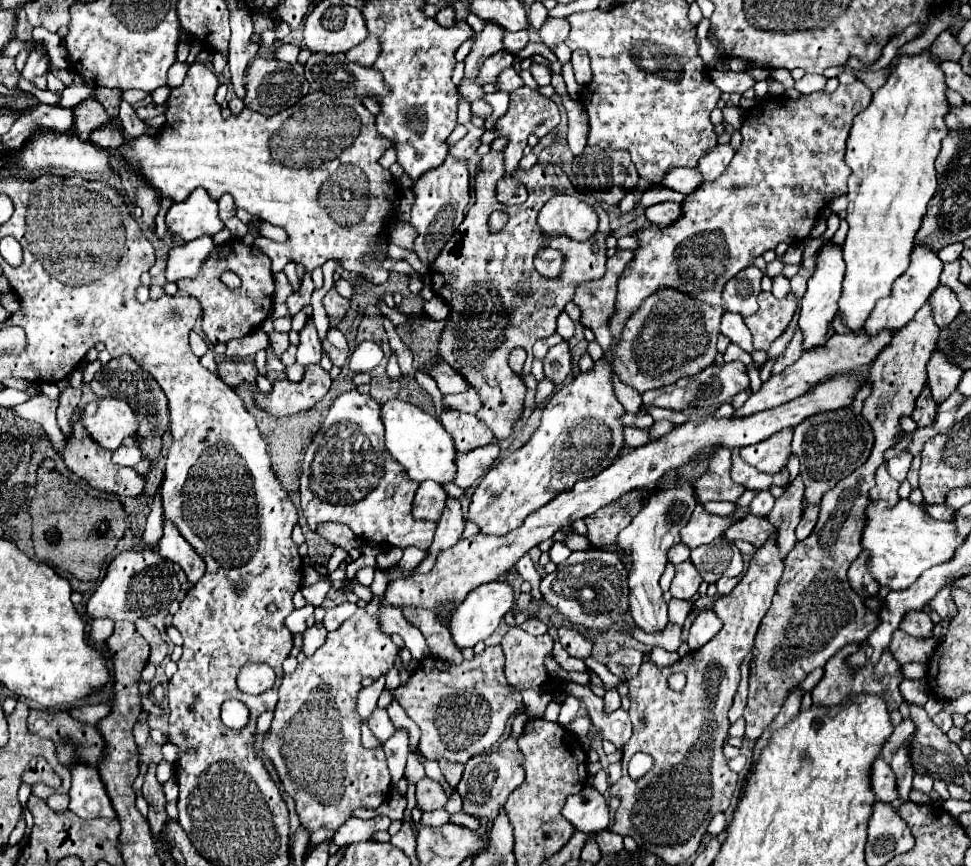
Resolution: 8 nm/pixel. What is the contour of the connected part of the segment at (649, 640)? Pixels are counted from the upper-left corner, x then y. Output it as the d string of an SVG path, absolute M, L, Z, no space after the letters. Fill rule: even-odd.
M667 623L667 627L661 631L661 633L645 633L641 627L637 625L631 625L627 627L627 631L641 643L645 645L659 645L667 651L675 651L679 645L681 645L681 627L675 625L675 623Z

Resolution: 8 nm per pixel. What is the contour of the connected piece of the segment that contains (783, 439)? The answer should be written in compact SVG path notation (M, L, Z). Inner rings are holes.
M783 429L783 431L775 433L773 437L761 441L761 443L743 447L741 449L741 457L749 465L753 465L753 467L757 467L757 469L761 469L765 473L779 473L789 463L791 437L793 437L793 431L791 429Z

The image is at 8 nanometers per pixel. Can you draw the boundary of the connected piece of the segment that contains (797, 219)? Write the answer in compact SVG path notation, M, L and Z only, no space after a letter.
M855 81L851 85L837 87L833 93L821 91L801 95L799 99L771 97L753 105L745 113L745 123L741 127L743 141L727 171L719 179L707 181L691 193L689 201L681 205L685 209L683 217L673 225L665 229L649 225L635 235L641 247L635 251L635 259L629 263L619 281L617 313L609 321L613 337L621 337L621 329L629 313L633 313L633 309L637 309L641 301L653 293L653 289L659 289L661 285L675 285L693 297L707 297L711 305L725 305L721 301L721 289L741 269L749 267L755 257L775 249L779 243L807 239L821 209L825 209L835 197L845 195L845 181L849 177L849 167L843 163L845 141L849 137L853 117L867 109L869 103L871 91L863 81Z

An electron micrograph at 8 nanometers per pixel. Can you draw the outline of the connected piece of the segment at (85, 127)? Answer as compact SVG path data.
M89 99L89 101L83 101L79 107L73 109L77 113L77 121L75 121L75 127L77 127L77 133L93 133L93 131L99 131L101 127L105 127L107 123L111 123L113 119L107 115L107 111L97 105L95 99Z

